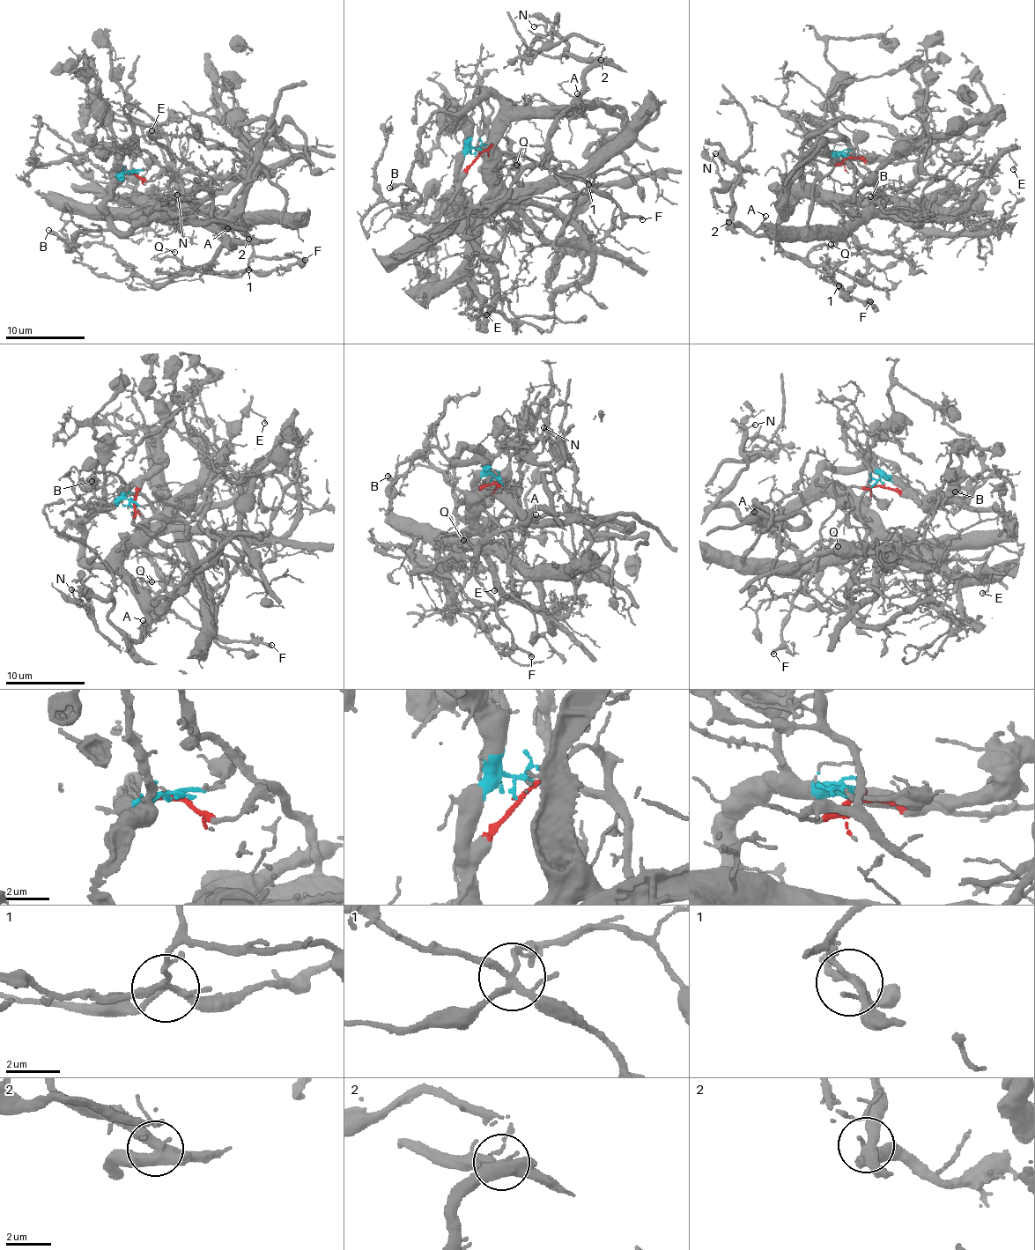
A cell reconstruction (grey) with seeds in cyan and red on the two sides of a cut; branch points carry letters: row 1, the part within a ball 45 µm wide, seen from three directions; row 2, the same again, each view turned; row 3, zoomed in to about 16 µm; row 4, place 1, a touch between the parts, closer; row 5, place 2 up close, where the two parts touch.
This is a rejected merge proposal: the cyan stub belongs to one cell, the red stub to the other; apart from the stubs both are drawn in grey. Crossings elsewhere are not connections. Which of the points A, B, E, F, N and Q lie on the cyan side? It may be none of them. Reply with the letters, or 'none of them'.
A, B, E, F, N, Q

